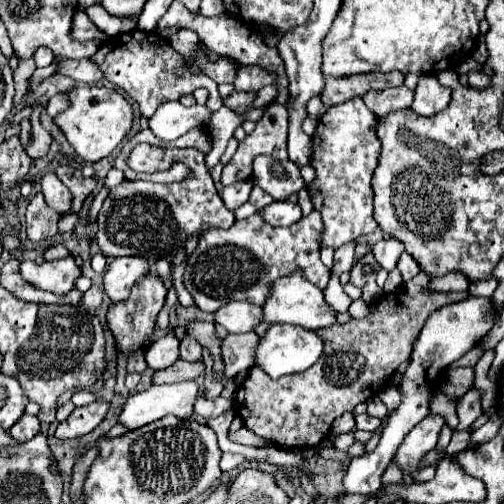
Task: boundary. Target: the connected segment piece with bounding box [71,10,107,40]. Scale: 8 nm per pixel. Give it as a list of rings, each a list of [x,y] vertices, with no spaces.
[[[77,10],[73,14],[73,22],[71,22],[71,38],[75,40],[93,40],[93,38],[99,38],[99,40],[105,40],[107,36],[103,36],[95,26],[93,22],[89,20],[89,16],[81,10]]]

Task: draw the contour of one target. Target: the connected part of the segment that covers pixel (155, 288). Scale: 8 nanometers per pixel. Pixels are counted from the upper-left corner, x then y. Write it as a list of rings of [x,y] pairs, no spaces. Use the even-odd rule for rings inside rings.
[[[151,272],[141,282],[137,282],[137,286],[133,286],[131,296],[127,300],[109,306],[107,328],[111,330],[111,334],[115,338],[119,354],[125,352],[125,358],[129,358],[131,354],[135,354],[137,350],[143,350],[145,346],[149,346],[155,340],[157,314],[161,312],[161,308],[165,304],[165,296],[167,296],[167,288],[163,286],[161,278]]]

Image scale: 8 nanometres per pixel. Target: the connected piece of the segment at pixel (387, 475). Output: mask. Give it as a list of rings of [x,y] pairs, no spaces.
[[[391,462],[382,476],[383,486],[387,486],[392,483],[398,485],[403,484],[403,474],[400,474],[400,471],[401,470],[399,470],[397,465],[394,462]]]

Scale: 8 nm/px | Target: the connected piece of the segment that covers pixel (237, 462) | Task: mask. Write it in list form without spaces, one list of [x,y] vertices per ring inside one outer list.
[[[224,452],[219,464],[222,471],[232,471],[243,466],[246,461],[247,460],[240,454]]]

